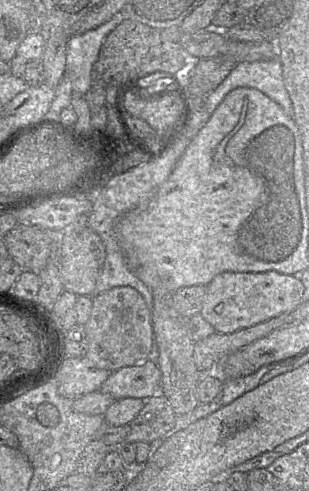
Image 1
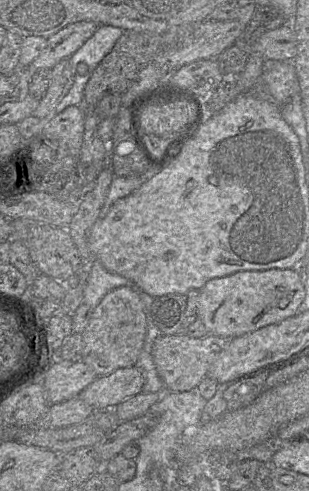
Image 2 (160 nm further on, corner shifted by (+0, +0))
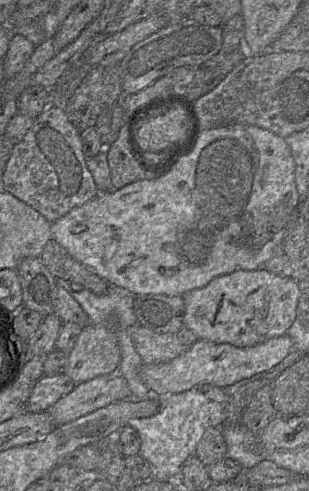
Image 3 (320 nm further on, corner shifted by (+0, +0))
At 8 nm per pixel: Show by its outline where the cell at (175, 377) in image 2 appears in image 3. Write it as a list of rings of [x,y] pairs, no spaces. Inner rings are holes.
[[[137,323],[128,328],[128,334],[144,364],[165,363],[186,350],[176,334],[156,333]]]

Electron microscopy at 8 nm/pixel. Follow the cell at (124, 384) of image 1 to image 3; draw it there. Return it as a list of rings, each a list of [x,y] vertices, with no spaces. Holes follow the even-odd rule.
[[[118,373],[101,375],[77,384],[47,412],[55,424],[61,426],[129,396],[130,388],[123,376]]]

